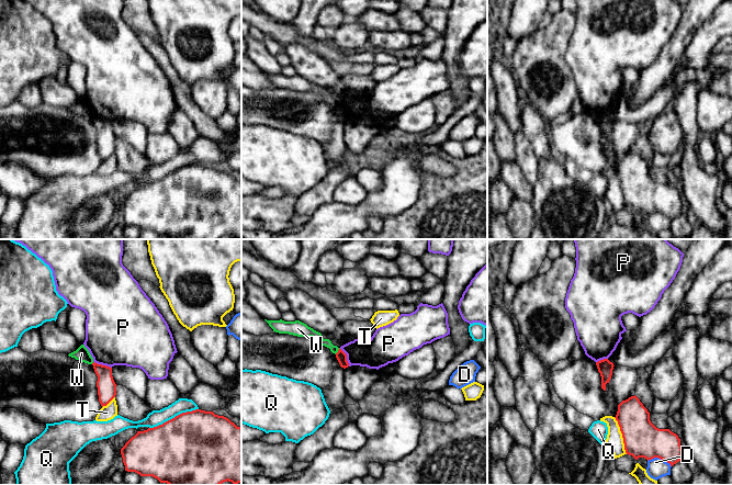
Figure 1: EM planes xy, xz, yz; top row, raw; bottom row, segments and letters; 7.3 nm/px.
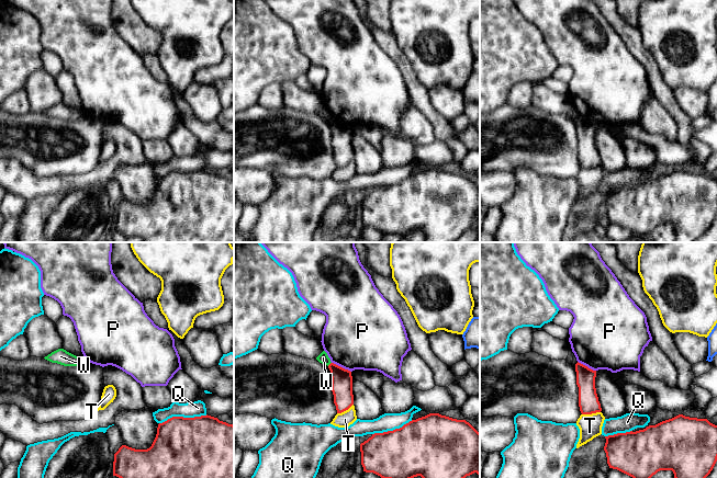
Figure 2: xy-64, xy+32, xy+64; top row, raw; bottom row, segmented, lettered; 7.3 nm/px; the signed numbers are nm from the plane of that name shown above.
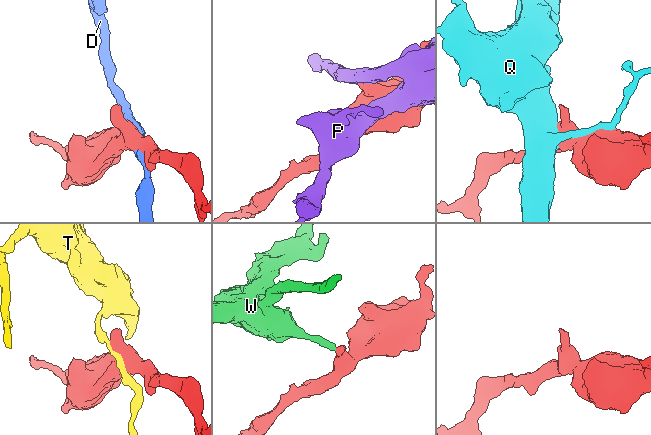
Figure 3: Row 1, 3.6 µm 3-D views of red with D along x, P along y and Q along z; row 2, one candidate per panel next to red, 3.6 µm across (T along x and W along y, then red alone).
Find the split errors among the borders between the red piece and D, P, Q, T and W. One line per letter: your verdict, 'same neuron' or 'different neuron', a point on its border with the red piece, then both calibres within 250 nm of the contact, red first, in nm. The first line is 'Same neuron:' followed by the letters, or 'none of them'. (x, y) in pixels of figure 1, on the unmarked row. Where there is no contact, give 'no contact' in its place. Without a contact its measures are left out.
Same neuron: none of them
D: different neuron; contact yz (660, 212); calibres 280 and 140 nm
P: different neuron; contact xy (101, 119); calibres 140 and 440 nm
Q: different neuron; contact xy (175, 171); calibres 500 and 120 nm
T: different neuron; contact yz (622, 190); calibres 280 and 120 nm
W: different neuron; contact xz (338, 105); calibres 80 and 60 nm

